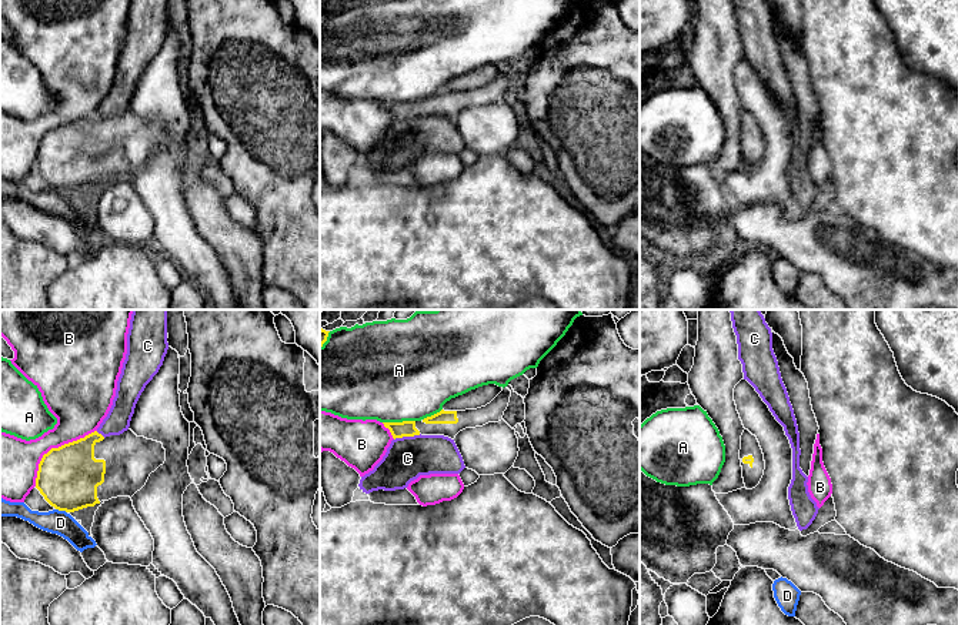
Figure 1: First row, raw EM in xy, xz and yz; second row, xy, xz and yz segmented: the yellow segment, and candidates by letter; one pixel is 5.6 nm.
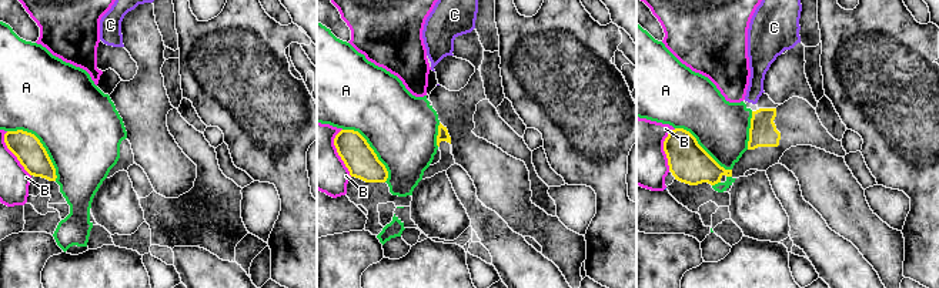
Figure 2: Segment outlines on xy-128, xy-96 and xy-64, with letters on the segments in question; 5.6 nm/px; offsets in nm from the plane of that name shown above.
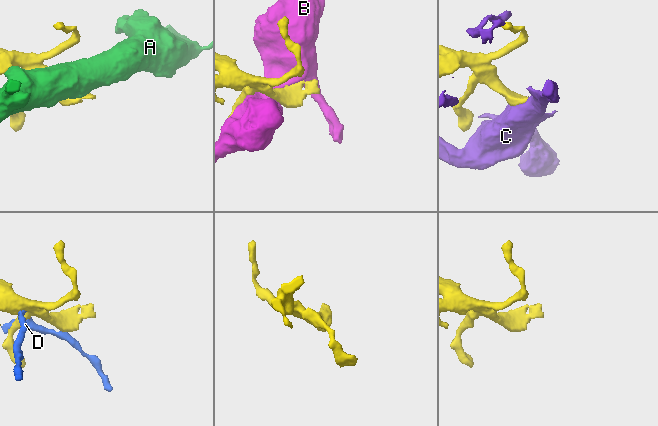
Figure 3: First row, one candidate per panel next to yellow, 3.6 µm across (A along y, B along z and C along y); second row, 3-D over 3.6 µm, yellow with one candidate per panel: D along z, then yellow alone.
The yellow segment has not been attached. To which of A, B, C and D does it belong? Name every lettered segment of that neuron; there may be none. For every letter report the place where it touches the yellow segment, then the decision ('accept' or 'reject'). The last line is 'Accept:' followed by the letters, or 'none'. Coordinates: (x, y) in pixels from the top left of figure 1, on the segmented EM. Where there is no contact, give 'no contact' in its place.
A: xz (399, 423) | reject
B: xy (54, 448) | reject
C: xz (407, 435) | reject
D: xy (62, 510) | reject
Accept: none

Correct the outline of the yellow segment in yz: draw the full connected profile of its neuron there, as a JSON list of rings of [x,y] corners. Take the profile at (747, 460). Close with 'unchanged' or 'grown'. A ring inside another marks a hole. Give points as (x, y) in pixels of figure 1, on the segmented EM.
[[[744,430],[741,435],[740,459],[747,489],[755,488],[765,469],[764,454],[755,435]]]; grown

